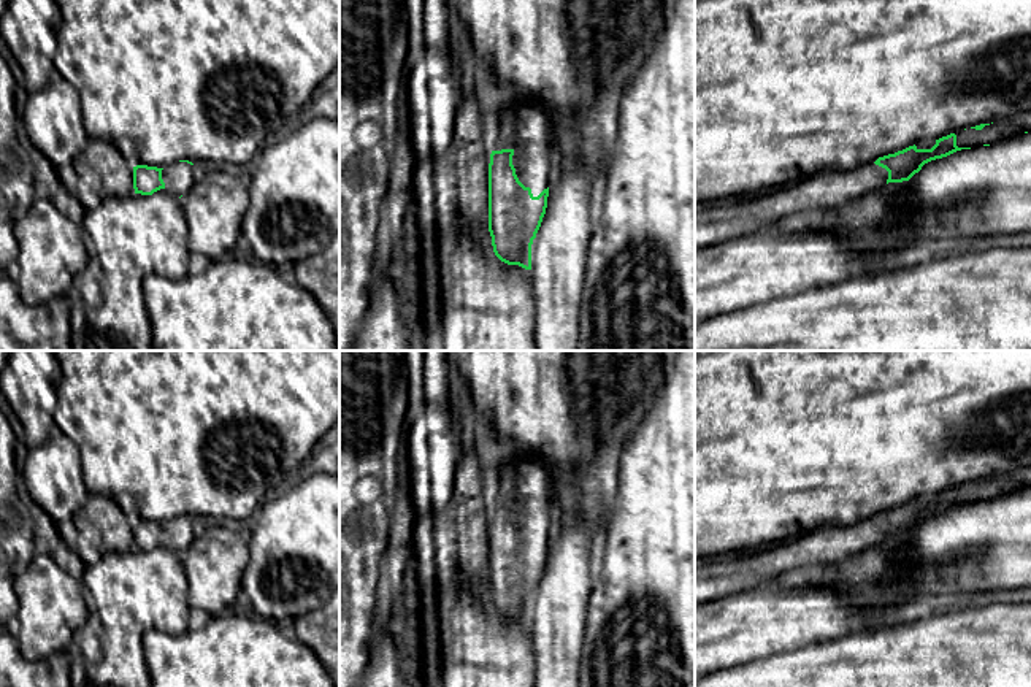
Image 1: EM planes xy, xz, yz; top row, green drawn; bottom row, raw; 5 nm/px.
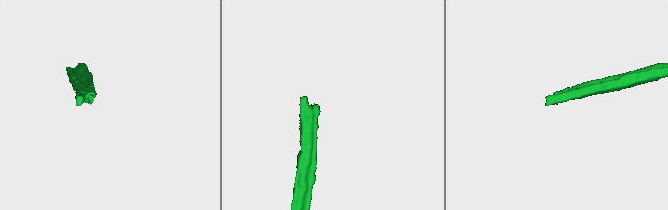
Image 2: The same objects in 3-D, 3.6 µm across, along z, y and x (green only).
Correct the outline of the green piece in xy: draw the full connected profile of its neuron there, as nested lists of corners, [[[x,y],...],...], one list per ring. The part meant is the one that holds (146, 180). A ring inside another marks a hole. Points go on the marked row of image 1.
[[[179,160],[165,168],[136,165],[133,167],[135,194],[152,195],[160,189],[167,189],[181,198],[190,190],[198,175],[198,168],[189,160]]]

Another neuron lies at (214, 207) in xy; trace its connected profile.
[[[222,170],[198,171],[189,192],[181,197],[187,221],[187,248],[208,260],[224,260],[227,254],[243,244],[241,224],[249,208],[247,179]]]

